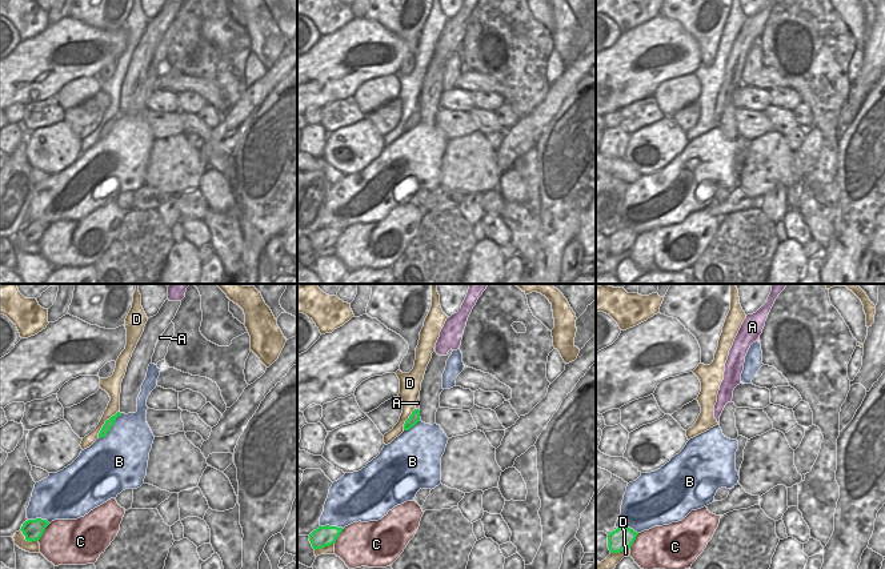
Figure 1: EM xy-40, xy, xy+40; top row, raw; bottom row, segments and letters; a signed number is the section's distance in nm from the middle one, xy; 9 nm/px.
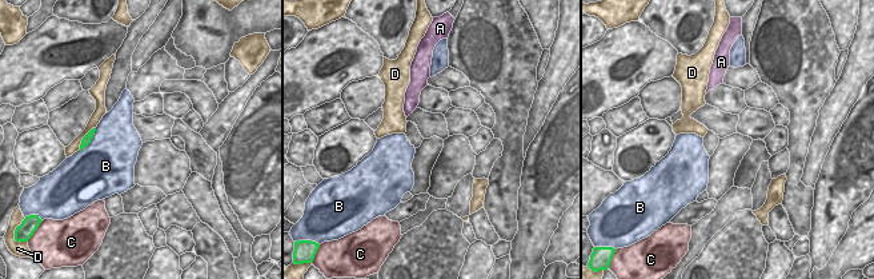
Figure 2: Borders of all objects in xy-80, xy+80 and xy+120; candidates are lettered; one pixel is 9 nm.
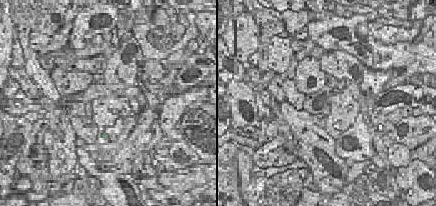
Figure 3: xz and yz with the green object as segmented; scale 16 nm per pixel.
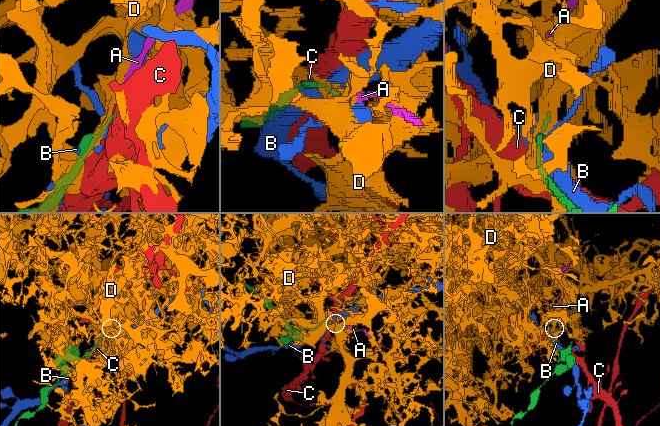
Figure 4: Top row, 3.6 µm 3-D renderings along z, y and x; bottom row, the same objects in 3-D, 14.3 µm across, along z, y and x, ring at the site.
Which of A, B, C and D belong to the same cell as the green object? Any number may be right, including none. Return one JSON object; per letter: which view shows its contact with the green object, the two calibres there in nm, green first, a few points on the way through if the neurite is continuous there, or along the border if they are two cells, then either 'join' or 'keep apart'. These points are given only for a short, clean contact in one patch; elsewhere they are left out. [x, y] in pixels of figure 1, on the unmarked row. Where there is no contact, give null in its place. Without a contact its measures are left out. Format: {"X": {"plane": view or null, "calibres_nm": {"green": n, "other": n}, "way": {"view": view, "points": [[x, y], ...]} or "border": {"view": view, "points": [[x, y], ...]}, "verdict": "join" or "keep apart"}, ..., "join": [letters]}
{"A": {"plane": "xy", "calibres_nm": {"green": 100, "other": 50}, "way": {"view": "xy", "points": [[413, 120], [417, 111], [417, 104]]}, "verdict": "join"}, "B": {"plane": "xy-40", "calibres_nm": {"green": 90, "other": 460}, "verdict": "keep apart"}, "C": {"plane": "xy-40", "calibres_nm": {"green": 190, "other": 400}, "verdict": "keep apart"}, "D": {"plane": "xy-40", "calibres_nm": {"green": 90, "other": 120}, "verdict": "keep apart"}, "join": ["A"]}

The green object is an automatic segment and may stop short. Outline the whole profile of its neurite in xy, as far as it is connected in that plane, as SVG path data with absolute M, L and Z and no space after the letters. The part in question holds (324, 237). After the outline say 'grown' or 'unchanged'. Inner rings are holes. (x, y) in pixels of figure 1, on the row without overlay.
M319 228L309 236L312 249L316 252L335 245L341 233L343 229L337 228Z | unchanged

